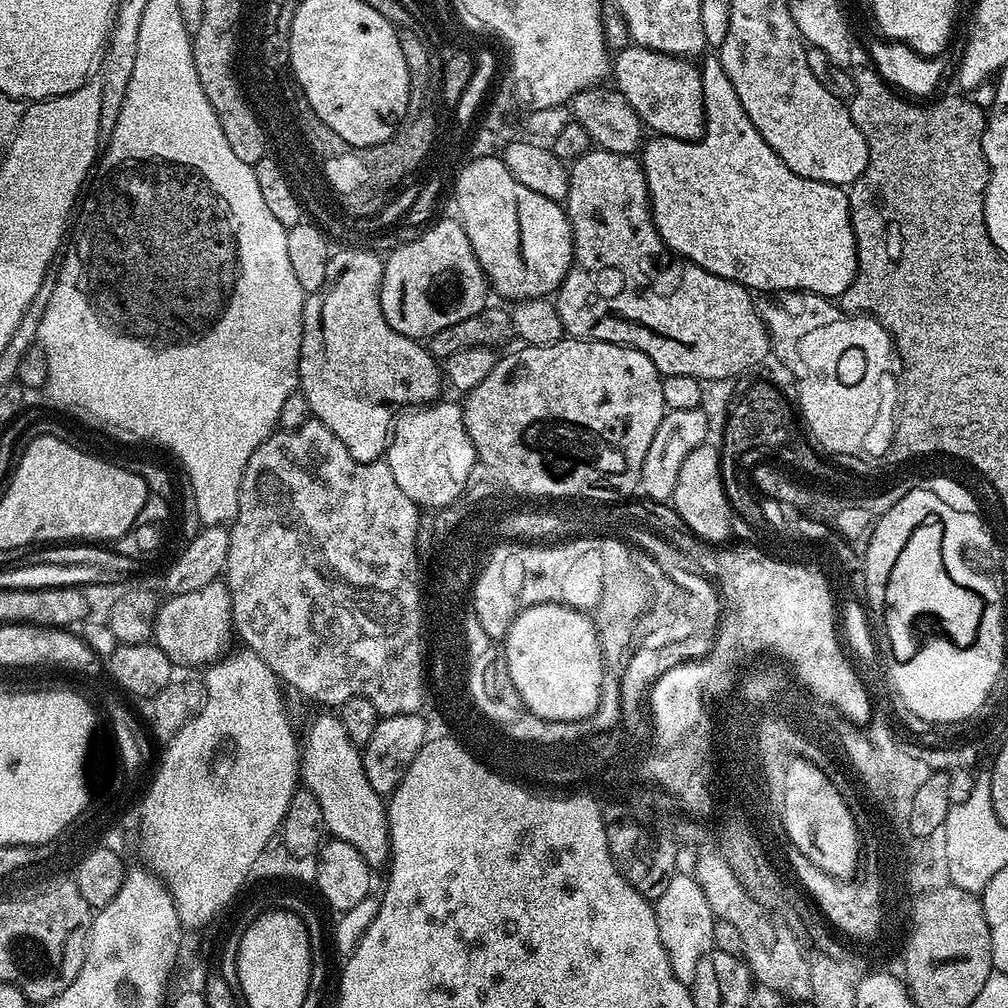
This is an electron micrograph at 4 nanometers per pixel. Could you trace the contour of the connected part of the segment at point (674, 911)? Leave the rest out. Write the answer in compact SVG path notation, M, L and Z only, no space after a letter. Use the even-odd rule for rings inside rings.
M678 874L670 882L666 894L654 902L654 910L659 924L659 937L668 951L670 966L681 982L691 985L698 962L714 948L712 939L716 920L706 902L706 894L702 894L698 882L691 875Z

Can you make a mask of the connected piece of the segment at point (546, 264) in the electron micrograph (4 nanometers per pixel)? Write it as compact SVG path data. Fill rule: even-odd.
M478 156L469 159L469 161L469 164L461 172L455 173L454 180L460 183L461 193L455 195L454 203L456 203L457 210L460 211L458 213L459 222L466 230L466 238L470 238L470 246L482 266L484 275L488 277L491 291L495 295L497 292L498 295L505 296L508 302L515 302L517 300L543 300L551 297L559 289L560 283L566 278L566 274L572 265L574 242L572 241L572 224L568 220L567 211L557 201L550 198L542 198L542 194L534 194L534 190L529 190L526 186L522 186L522 182L518 182L518 178L514 178L514 174L510 174L510 170L506 170L504 161L500 156Z

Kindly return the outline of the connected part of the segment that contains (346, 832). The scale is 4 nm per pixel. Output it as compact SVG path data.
M339 715L313 718L306 740L300 744L300 780L303 787L318 798L325 829L335 839L350 842L373 870L383 869L390 860L388 810L374 786L370 786L361 749L346 738Z

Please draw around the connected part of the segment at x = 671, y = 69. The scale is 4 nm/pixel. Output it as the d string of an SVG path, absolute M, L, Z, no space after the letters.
M632 44L615 53L611 79L617 92L623 94L626 102L638 114L645 129L657 136L669 136L679 140L698 140L704 135L704 78L699 67L696 68L691 59L671 56L643 48L640 44Z

